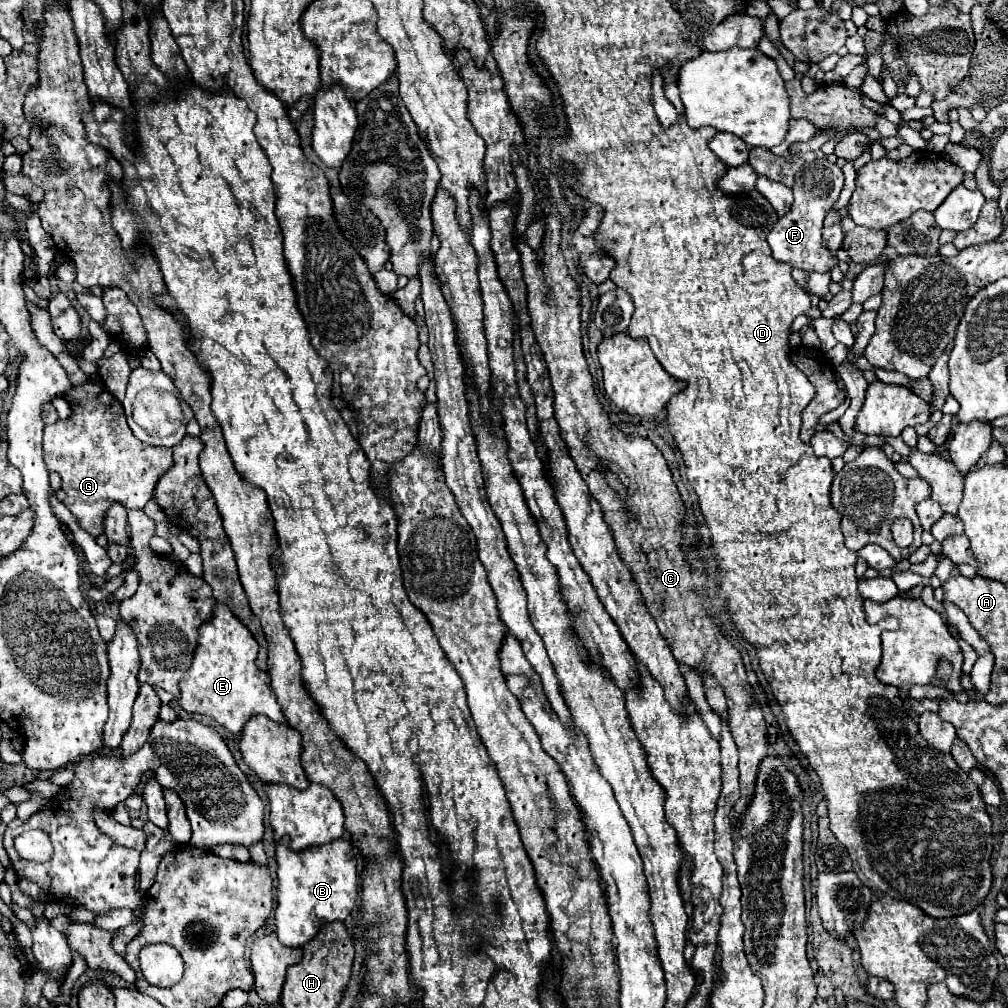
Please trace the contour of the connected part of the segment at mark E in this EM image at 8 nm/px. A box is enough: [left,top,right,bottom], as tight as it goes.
[180,604,286,736]

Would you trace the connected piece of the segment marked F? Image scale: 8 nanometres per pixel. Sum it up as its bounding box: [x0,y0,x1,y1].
[768,160,844,272]

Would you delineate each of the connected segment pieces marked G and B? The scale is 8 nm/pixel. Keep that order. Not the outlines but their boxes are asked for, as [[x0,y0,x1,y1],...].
[[43,378,174,536],[276,838,358,948]]

